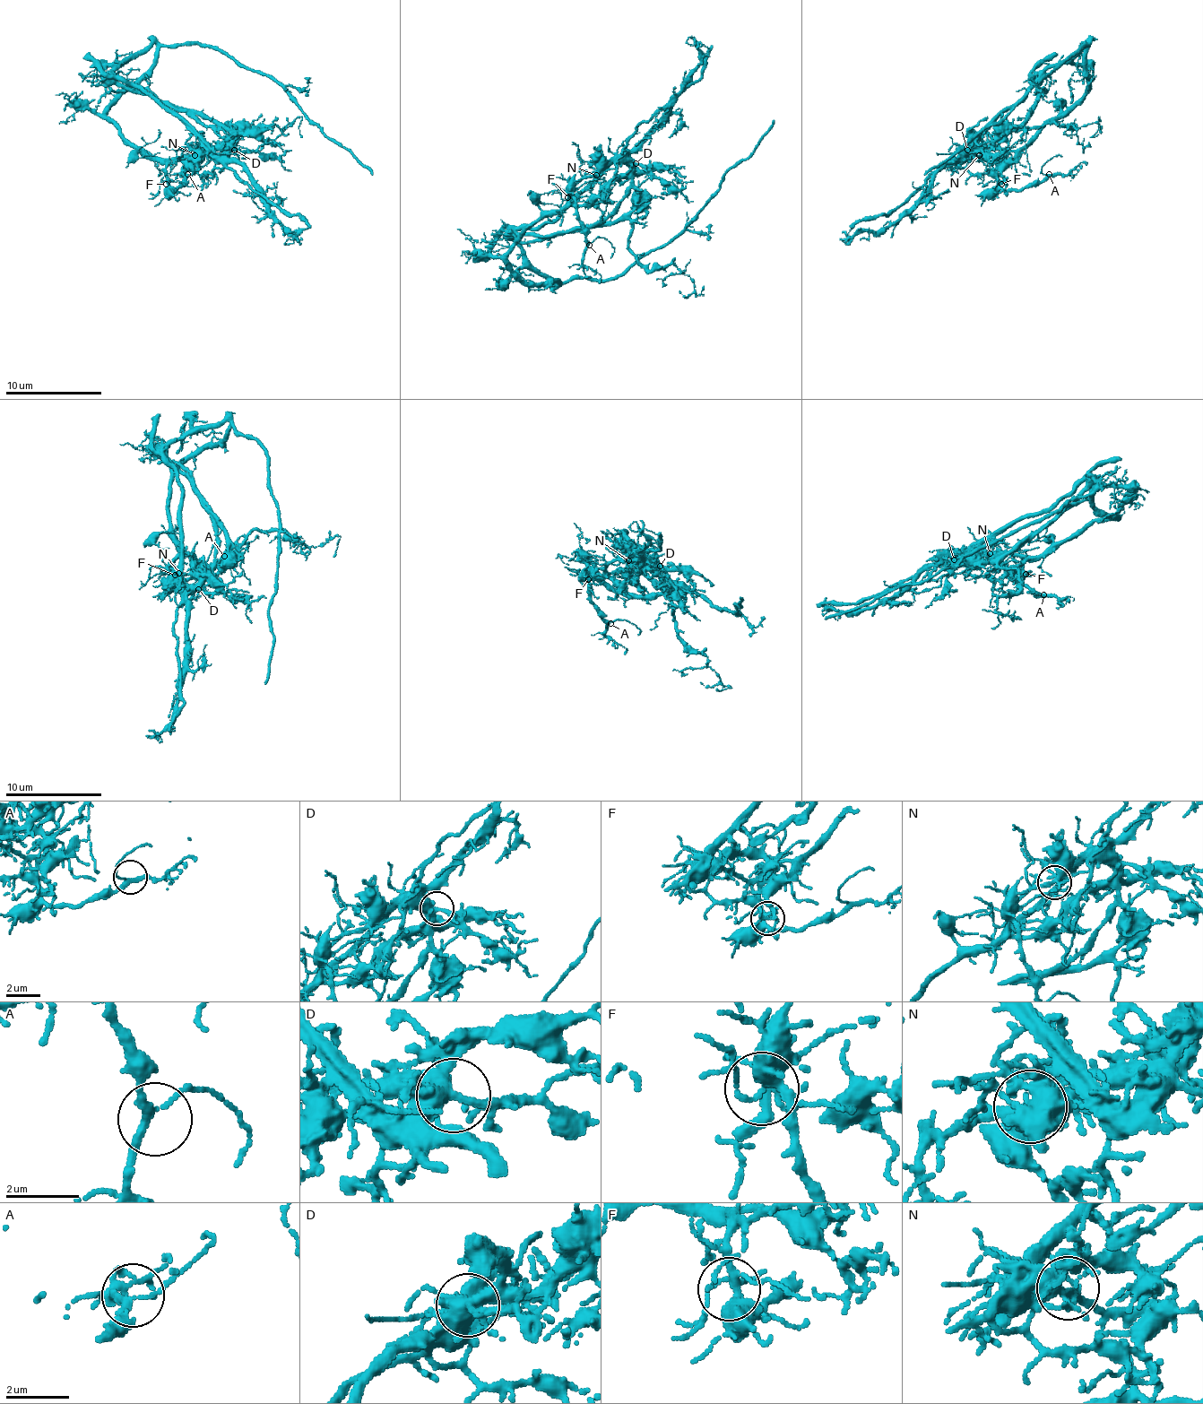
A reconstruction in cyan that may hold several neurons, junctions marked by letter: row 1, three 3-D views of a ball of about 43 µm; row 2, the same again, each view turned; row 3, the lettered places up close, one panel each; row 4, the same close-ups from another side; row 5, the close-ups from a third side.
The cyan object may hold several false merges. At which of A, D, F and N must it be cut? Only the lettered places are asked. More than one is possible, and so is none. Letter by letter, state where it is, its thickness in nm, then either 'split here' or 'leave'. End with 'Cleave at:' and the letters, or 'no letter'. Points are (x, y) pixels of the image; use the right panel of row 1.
A: (1049, 174) | 220 nm | leave
D: (967, 150) | 440 nm | leave
F: (1001, 184) | 320 nm | leave
N: (979, 155) | 320 nm | split here
Cleave at: N

